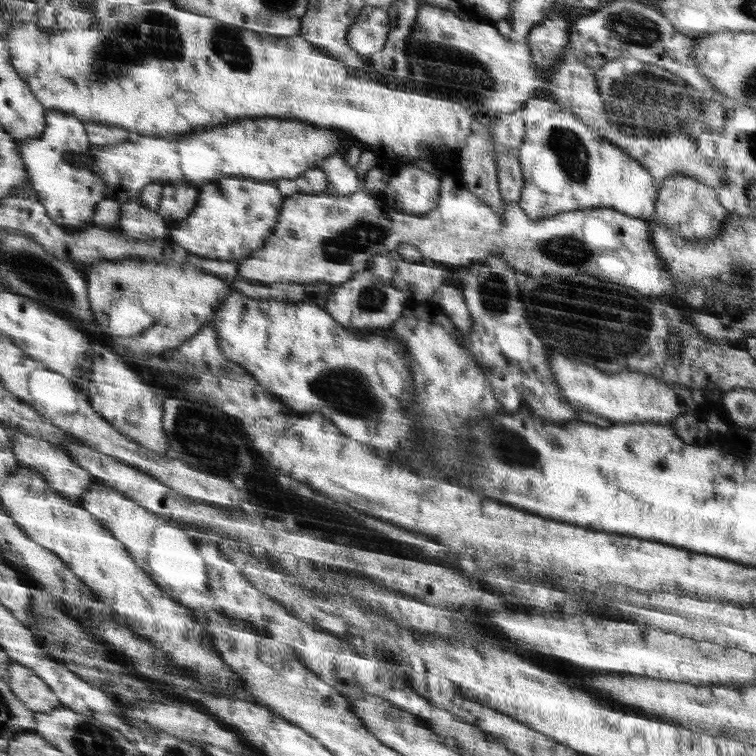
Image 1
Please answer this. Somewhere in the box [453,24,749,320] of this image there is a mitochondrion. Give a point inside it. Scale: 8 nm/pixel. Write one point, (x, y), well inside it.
(642, 101)

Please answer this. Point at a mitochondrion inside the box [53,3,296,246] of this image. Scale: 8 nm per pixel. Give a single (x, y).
(154, 35)

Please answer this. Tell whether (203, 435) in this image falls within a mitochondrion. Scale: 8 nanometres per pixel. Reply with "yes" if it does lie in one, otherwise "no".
yes

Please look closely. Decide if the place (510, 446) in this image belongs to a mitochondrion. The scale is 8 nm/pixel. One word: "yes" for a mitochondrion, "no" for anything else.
yes

